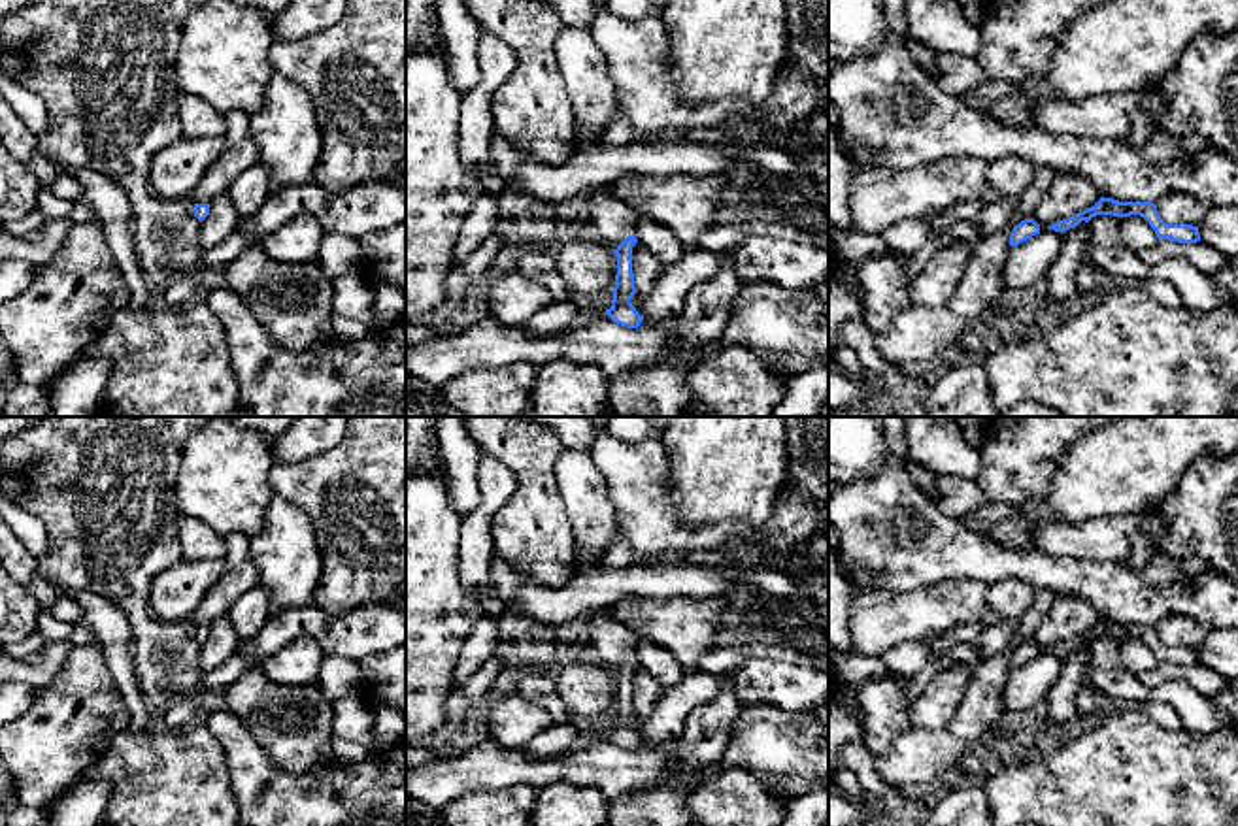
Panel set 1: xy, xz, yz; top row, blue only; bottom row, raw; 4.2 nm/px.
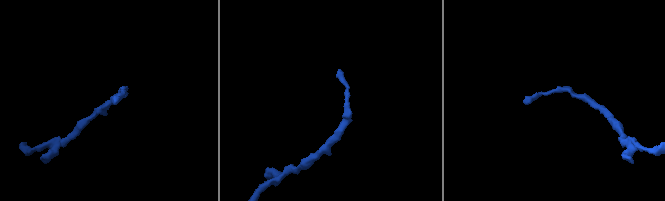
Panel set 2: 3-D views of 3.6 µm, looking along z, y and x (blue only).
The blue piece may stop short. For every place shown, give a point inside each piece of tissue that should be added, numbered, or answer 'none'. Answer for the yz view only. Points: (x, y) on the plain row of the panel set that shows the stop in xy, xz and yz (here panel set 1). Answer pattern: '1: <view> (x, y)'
none

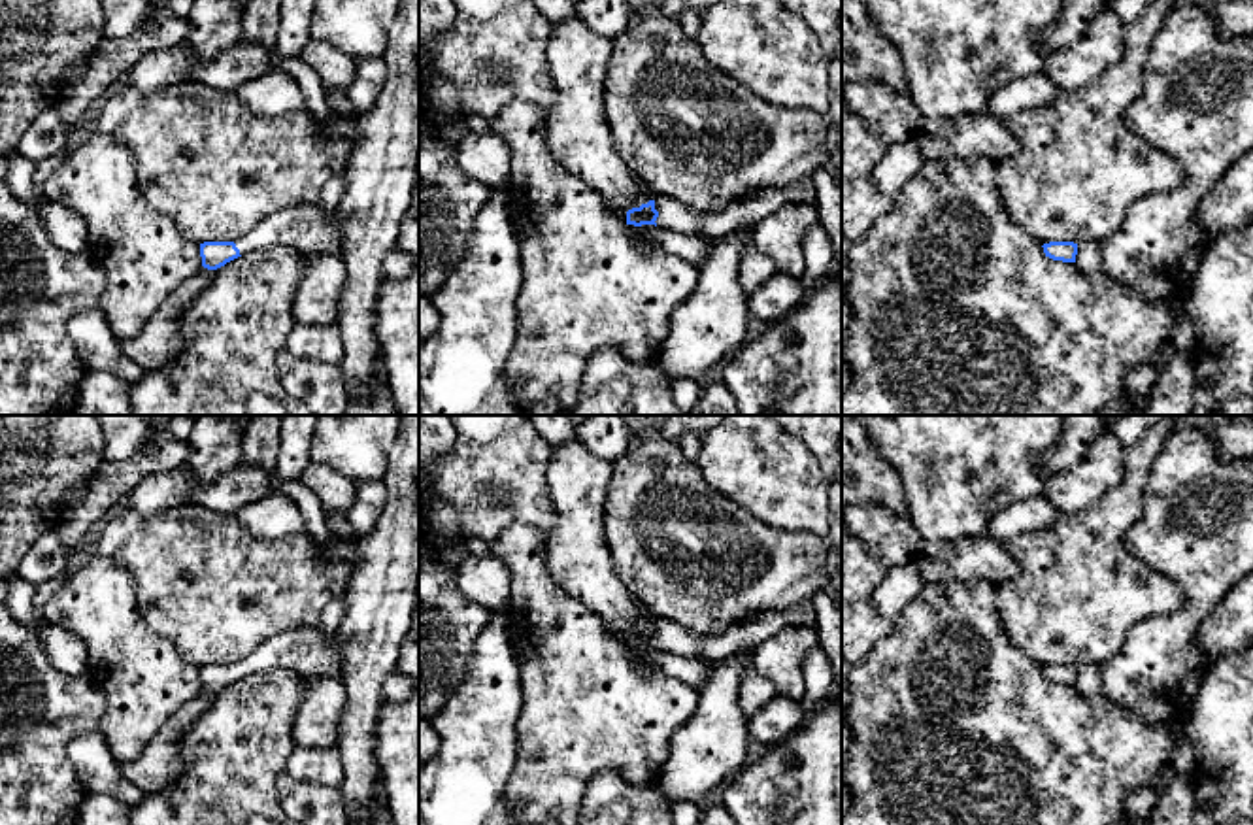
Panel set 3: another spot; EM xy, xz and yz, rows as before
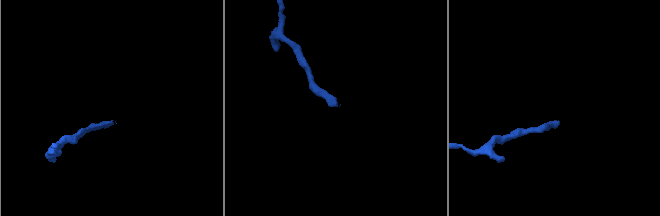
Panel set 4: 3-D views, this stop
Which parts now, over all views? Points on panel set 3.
1: xz (746, 635)

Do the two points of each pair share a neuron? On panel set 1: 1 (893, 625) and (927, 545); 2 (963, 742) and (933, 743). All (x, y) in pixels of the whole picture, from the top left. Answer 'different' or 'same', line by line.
1: different
2: same

